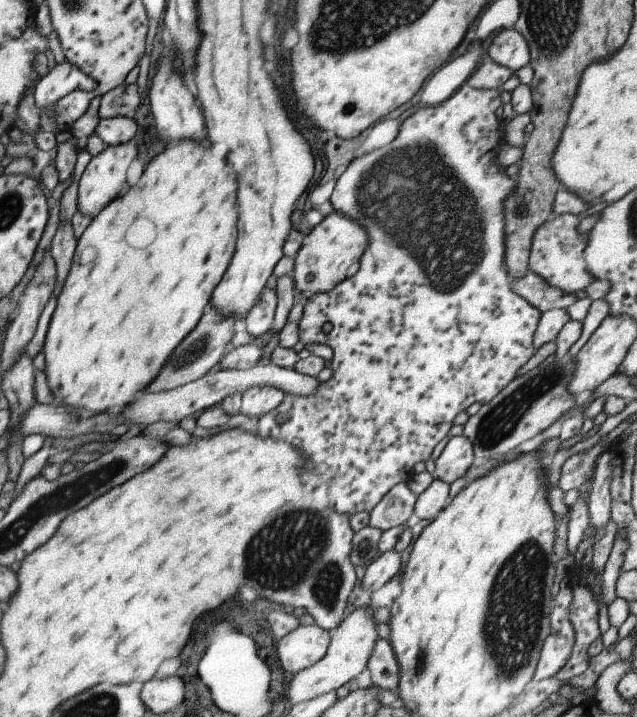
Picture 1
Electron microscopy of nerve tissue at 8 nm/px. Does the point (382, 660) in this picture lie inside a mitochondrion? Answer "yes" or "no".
no

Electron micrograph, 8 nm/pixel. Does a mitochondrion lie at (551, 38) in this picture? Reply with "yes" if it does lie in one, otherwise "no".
yes

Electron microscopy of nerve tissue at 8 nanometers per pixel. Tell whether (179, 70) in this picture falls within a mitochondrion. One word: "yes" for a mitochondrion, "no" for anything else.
no

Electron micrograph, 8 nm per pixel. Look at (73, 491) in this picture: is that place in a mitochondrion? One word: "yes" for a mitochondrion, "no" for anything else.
yes

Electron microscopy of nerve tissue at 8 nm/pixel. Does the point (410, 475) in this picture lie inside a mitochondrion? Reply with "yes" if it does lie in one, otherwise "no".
no

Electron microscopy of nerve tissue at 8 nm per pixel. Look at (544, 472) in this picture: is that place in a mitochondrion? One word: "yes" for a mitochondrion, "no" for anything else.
no

